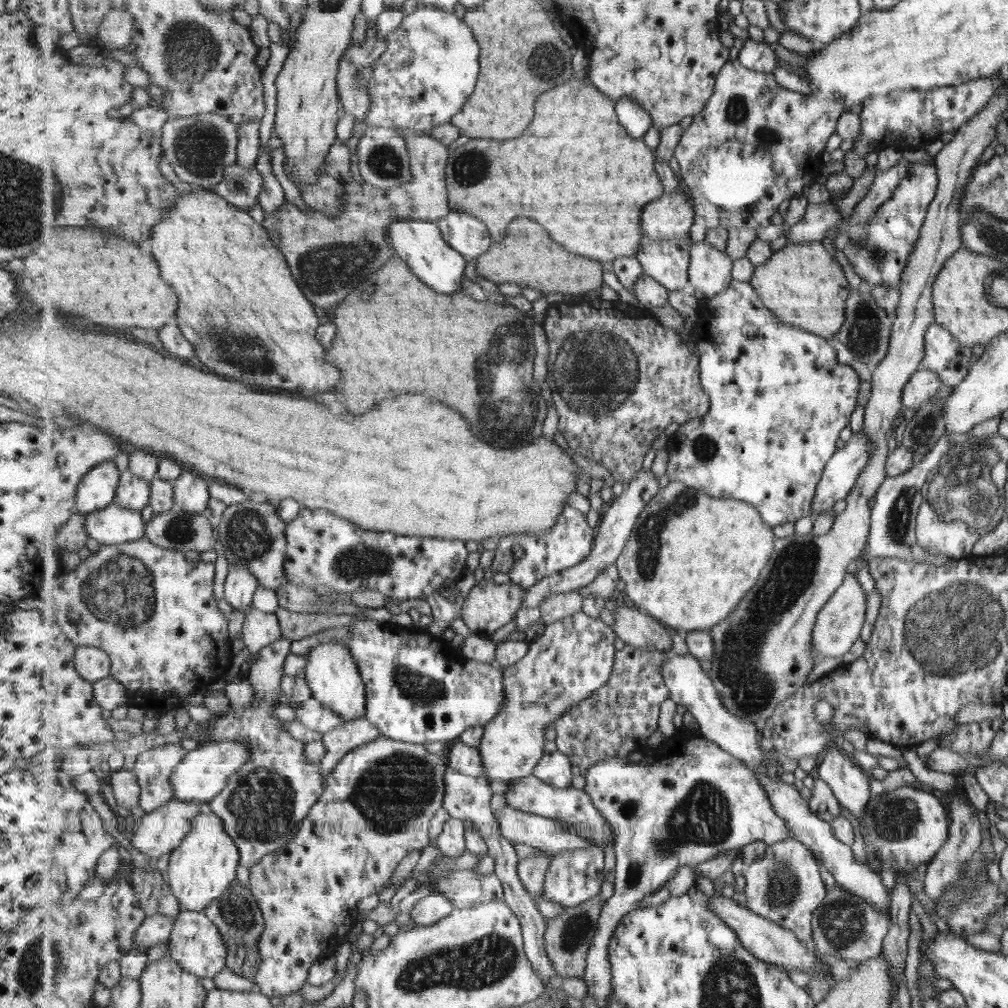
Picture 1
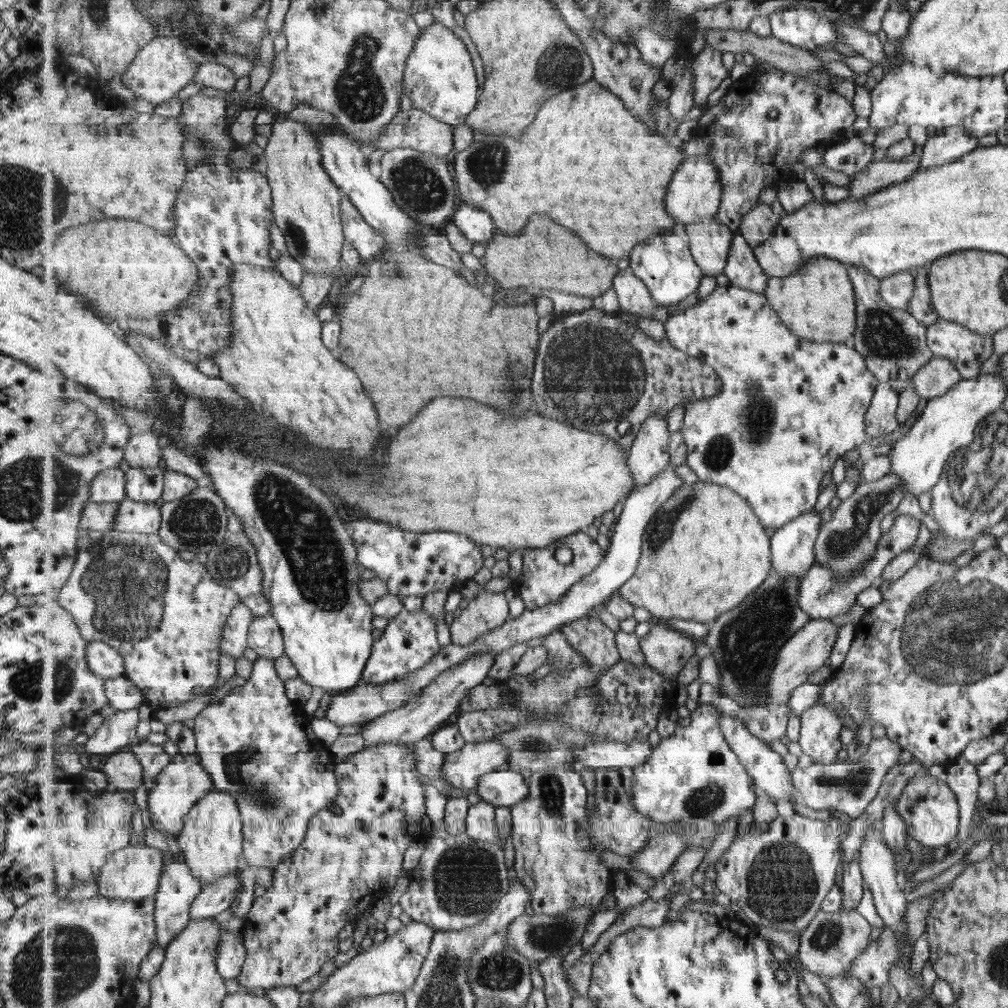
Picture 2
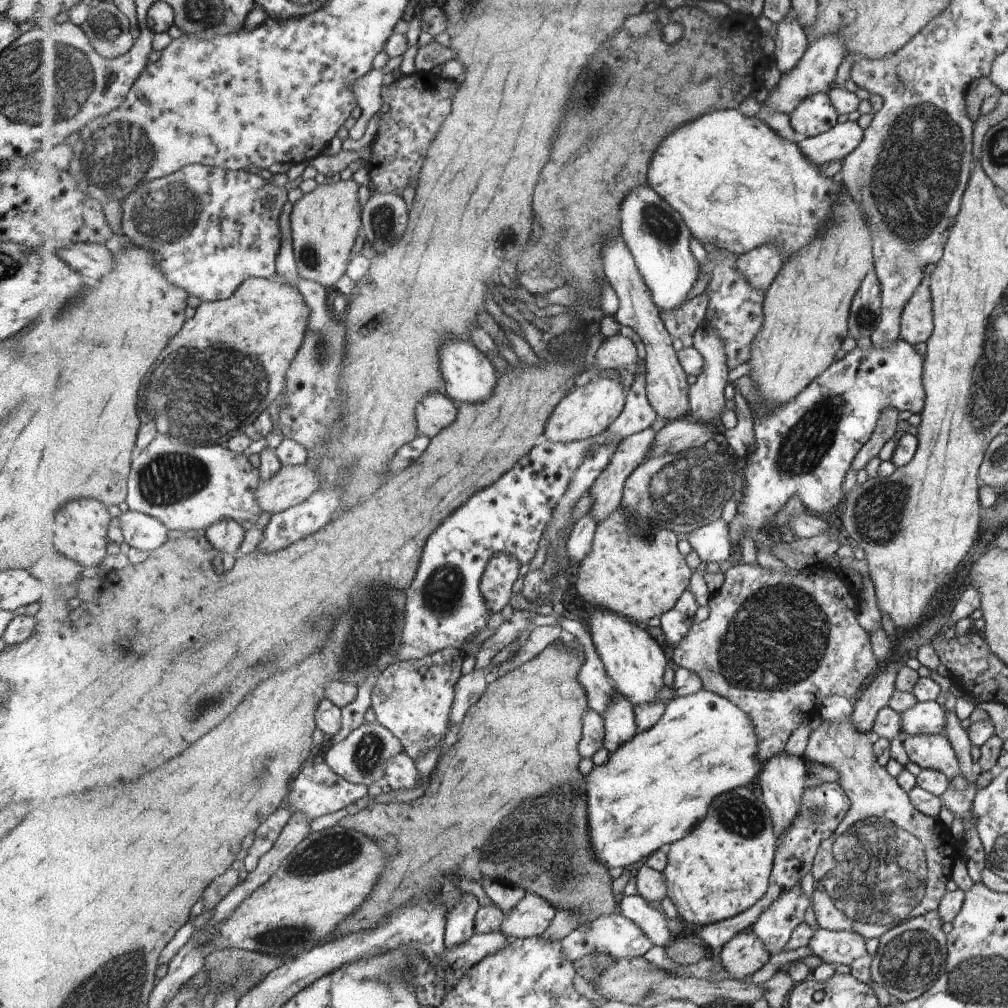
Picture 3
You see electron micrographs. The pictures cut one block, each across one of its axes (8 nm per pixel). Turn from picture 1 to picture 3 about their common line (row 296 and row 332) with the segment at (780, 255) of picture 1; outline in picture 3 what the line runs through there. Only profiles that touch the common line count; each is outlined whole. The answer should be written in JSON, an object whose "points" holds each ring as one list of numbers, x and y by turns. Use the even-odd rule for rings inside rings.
{"points":[[845,188,845,191,842,192,842,203,838,206,838,211,834,212,834,223,826,231,823,231,822,235,817,237,814,242,810,244,810,247,807,247,805,251,799,251,791,255,785,260,784,264,785,266,782,267,778,278,774,280,774,283,770,286,766,294,766,302,764,304,766,322,763,325,762,331,755,337,752,346,752,359,749,362,751,364,750,374,758,384,758,389,760,390,759,398,762,400,759,405,751,405,754,418,763,413,772,413,779,405,791,402,801,391,805,391,807,386,813,383,818,376,821,376,836,362,835,358,837,358,837,356,835,356,835,354,837,354,837,350,843,346,843,340,850,336,850,310,854,302,854,296,858,294,863,281,867,278,867,275,874,270,875,265,874,245,870,224,864,217,864,212,860,204,852,197,848,188]]}

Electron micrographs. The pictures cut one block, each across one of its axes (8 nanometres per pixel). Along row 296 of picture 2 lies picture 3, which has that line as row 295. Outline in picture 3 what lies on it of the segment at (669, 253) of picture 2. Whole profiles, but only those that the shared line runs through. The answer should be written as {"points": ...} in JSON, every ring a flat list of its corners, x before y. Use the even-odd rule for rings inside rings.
{"points":[[647,184,634,188,622,202,621,237,631,249,638,267,652,290,661,311,674,311,687,302,699,276,693,248,694,234,683,217,655,189]]}

